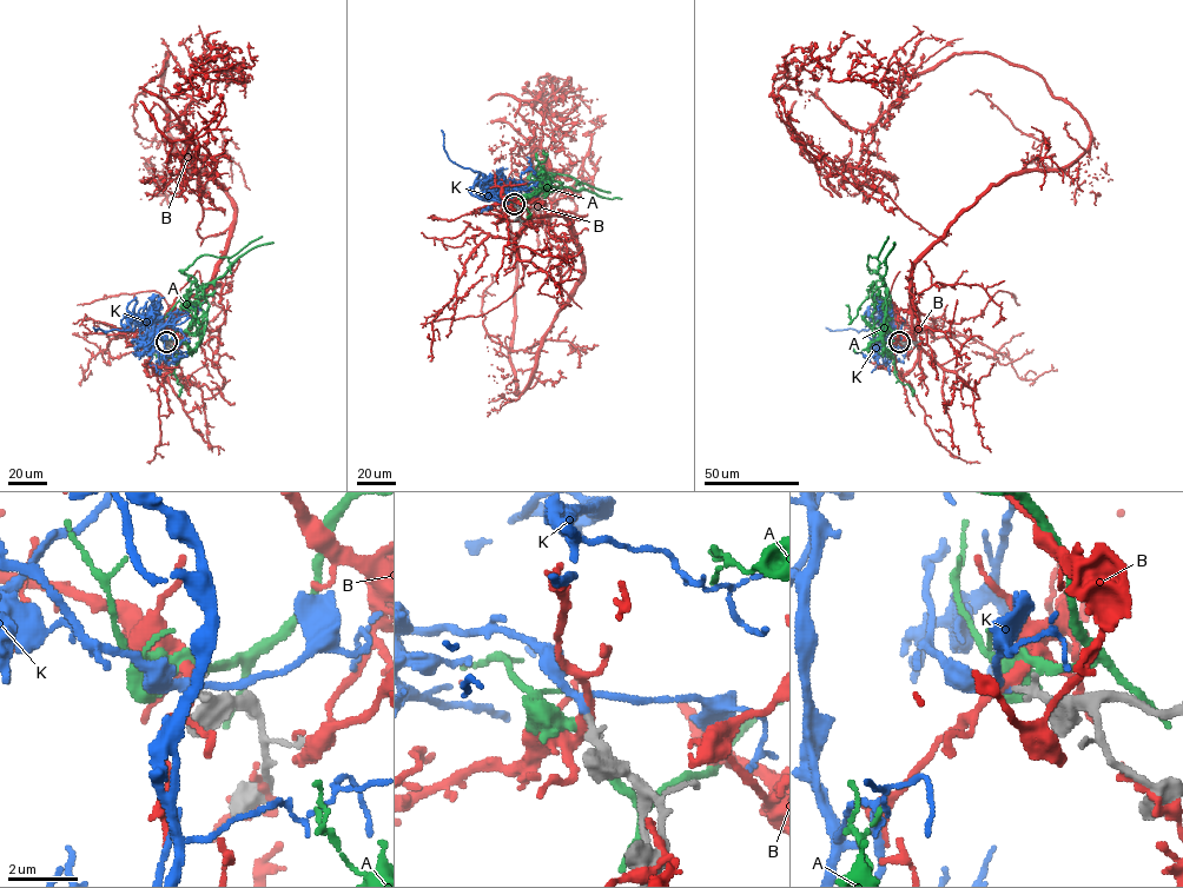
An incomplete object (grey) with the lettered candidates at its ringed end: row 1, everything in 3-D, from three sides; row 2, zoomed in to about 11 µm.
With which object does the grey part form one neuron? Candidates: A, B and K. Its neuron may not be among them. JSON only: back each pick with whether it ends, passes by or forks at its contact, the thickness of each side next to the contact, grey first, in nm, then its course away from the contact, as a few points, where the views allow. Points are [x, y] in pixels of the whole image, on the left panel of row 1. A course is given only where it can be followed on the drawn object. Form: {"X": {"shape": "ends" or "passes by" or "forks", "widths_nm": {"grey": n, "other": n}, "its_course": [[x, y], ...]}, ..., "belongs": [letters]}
{"K": {"shape": "passes by", "widths_nm": {"grey": 280, "other": 200}, "its_course": [[166, 342], [153, 331], [152, 323], [143, 315], [127, 323], [129, 330], [96, 331], [93, 327]]}, "belongs": ["K"]}

